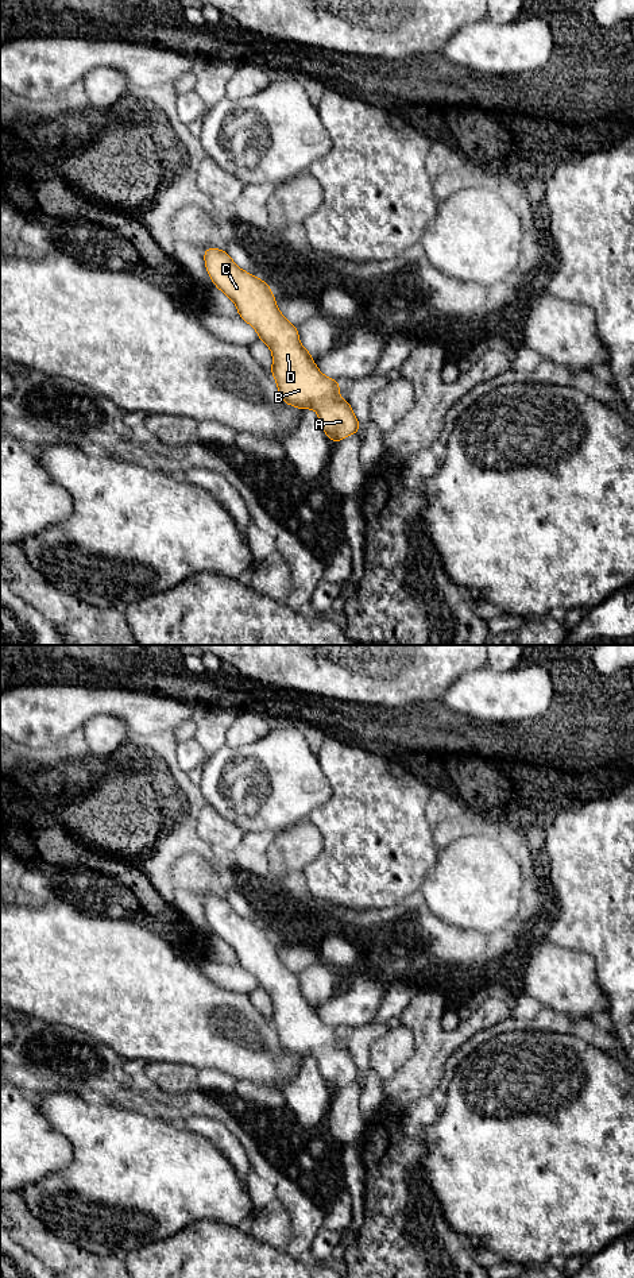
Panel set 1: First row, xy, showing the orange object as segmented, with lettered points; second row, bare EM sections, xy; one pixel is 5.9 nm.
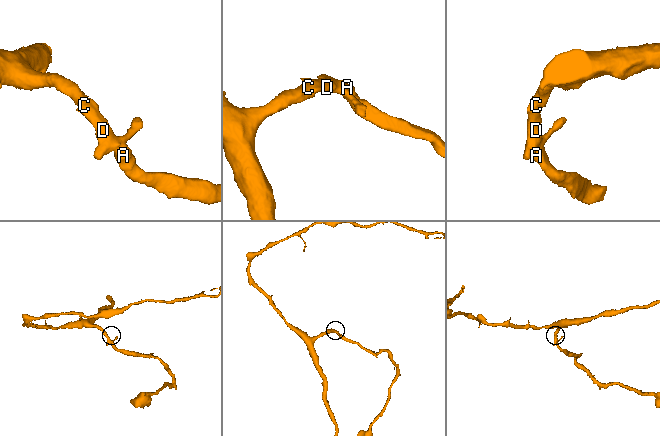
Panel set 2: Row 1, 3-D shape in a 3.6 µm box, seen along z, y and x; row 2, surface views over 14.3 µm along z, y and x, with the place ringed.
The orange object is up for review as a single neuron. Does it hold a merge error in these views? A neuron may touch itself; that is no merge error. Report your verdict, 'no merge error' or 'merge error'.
no merge error

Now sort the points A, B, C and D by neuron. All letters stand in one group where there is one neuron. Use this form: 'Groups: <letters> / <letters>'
Groups: A B C D

